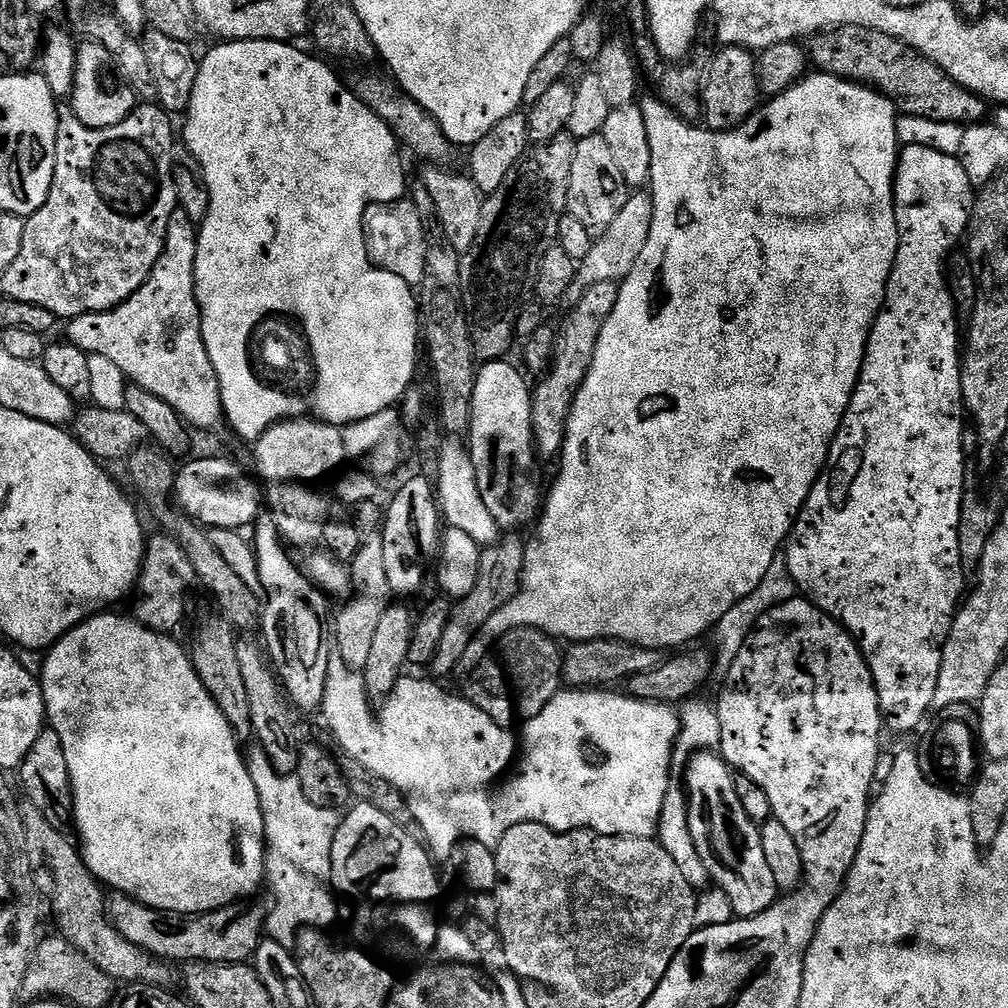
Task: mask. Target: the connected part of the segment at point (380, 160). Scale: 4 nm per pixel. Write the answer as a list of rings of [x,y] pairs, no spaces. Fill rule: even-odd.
[[[230,40],[230,41],[227,41],[227,42],[220,42],[220,43],[217,43],[217,45],[218,45],[218,46],[217,46],[217,48],[212,48],[212,49],[210,49],[210,50],[209,50],[209,52],[208,52],[208,53],[206,53],[206,54],[205,54],[205,56],[204,56],[204,58],[203,58],[203,56],[202,56],[202,59],[201,59],[201,60],[200,60],[200,61],[199,61],[199,68],[198,68],[198,70],[197,70],[197,81],[196,81],[196,82],[194,82],[194,90],[193,90],[193,94],[192,94],[192,97],[191,97],[191,98],[190,98],[190,100],[189,100],[189,104],[188,104],[188,109],[187,109],[187,111],[186,111],[186,118],[188,118],[188,121],[186,121],[186,122],[185,122],[185,124],[184,124],[184,140],[182,140],[182,144],[183,144],[183,147],[185,147],[185,148],[187,148],[187,149],[188,149],[188,151],[189,151],[189,152],[191,152],[191,153],[192,153],[192,156],[193,156],[193,158],[194,158],[194,159],[196,159],[196,162],[197,162],[197,164],[200,164],[200,165],[201,165],[201,166],[202,166],[202,170],[203,170],[203,171],[204,171],[204,177],[205,177],[205,178],[206,178],[206,182],[207,182],[207,183],[208,183],[208,193],[209,193],[209,194],[210,194],[210,206],[209,206],[209,207],[208,207],[208,217],[207,217],[207,218],[206,218],[206,219],[204,219],[204,220],[203,220],[203,222],[202,222],[202,223],[201,223],[201,224],[200,224],[200,225],[199,225],[199,228],[198,228],[198,239],[197,239],[197,241],[196,241],[196,301],[197,301],[197,302],[198,302],[198,306],[199,306],[199,307],[200,307],[200,329],[201,329],[201,330],[202,330],[202,338],[203,338],[203,339],[204,339],[204,345],[205,345],[205,346],[206,346],[206,350],[207,350],[207,351],[208,351],[208,353],[209,353],[209,354],[210,354],[210,360],[211,360],[211,362],[212,362],[212,365],[213,365],[213,366],[214,366],[214,370],[215,370],[215,371],[216,371],[216,373],[217,373],[217,374],[218,374],[218,382],[219,382],[219,383],[220,383],[220,393],[221,393],[221,394],[222,394],[222,406],[223,406],[223,407],[224,407],[224,418],[225,418],[225,421],[226,421],[226,424],[227,424],[227,427],[229,427],[229,426],[230,426],[230,427],[232,427],[232,428],[233,428],[233,430],[234,430],[234,431],[236,431],[236,432],[237,432],[237,434],[238,434],[238,435],[240,435],[240,436],[241,436],[241,438],[242,438],[242,439],[244,439],[244,440],[249,440],[249,442],[255,442],[255,441],[257,441],[257,440],[259,440],[259,439],[260,439],[260,436],[261,436],[261,435],[262,435],[262,434],[263,434],[263,432],[264,432],[264,431],[266,431],[266,429],[268,429],[268,428],[270,428],[270,427],[272,427],[272,425],[273,425],[273,424],[279,424],[279,423],[280,423],[280,421],[282,421],[282,420],[291,420],[291,419],[293,419],[293,418],[300,418],[300,417],[303,417],[303,416],[304,416],[304,415],[305,415],[305,413],[304,413],[304,412],[303,412],[303,410],[302,410],[302,409],[300,409],[300,404],[296,404],[296,402],[295,402],[295,401],[285,401],[285,400],[284,400],[284,399],[283,399],[283,397],[282,397],[282,396],[280,396],[280,395],[277,395],[277,394],[275,394],[275,392],[267,392],[267,391],[266,391],[266,389],[264,389],[264,388],[260,388],[260,384],[256,384],[256,380],[252,380],[252,372],[248,372],[248,360],[245,360],[245,357],[246,357],[246,352],[247,352],[247,343],[248,343],[248,328],[252,328],[252,324],[256,324],[256,319],[257,319],[257,317],[259,317],[259,316],[264,316],[264,312],[272,312],[272,307],[274,307],[274,308],[276,308],[276,309],[278,309],[278,310],[283,310],[283,312],[289,312],[289,311],[291,311],[291,310],[294,310],[294,309],[298,309],[298,311],[299,311],[299,312],[301,312],[301,313],[303,313],[303,314],[304,314],[304,316],[305,316],[305,317],[306,317],[306,318],[307,318],[307,321],[308,321],[308,323],[309,323],[309,325],[308,325],[308,328],[309,328],[309,330],[310,330],[310,334],[311,334],[311,335],[313,335],[313,337],[314,337],[314,341],[313,341],[313,344],[316,344],[316,354],[317,354],[317,357],[318,357],[318,358],[319,358],[319,359],[321,359],[321,361],[322,361],[322,362],[321,362],[321,363],[320,363],[320,388],[316,388],[316,408],[315,408],[315,409],[314,409],[314,411],[312,411],[312,413],[311,413],[311,415],[312,415],[312,416],[313,416],[313,417],[315,417],[315,419],[318,419],[318,420],[323,420],[323,421],[324,421],[324,423],[325,423],[325,424],[335,424],[335,425],[337,425],[337,426],[347,426],[347,425],[350,425],[350,424],[354,424],[354,423],[357,423],[357,422],[358,422],[358,421],[360,421],[360,420],[362,420],[362,419],[366,419],[366,418],[370,418],[370,416],[371,416],[371,415],[376,415],[376,414],[378,414],[378,413],[379,413],[379,412],[380,412],[380,411],[386,411],[386,410],[388,410],[388,409],[395,409],[395,408],[396,408],[396,407],[397,407],[397,405],[399,405],[399,404],[400,404],[400,403],[401,403],[401,401],[403,401],[403,399],[404,399],[404,397],[405,397],[405,396],[407,396],[407,395],[408,395],[408,393],[409,393],[409,391],[410,391],[410,389],[411,389],[411,388],[412,388],[412,387],[413,387],[413,384],[412,384],[412,379],[414,379],[414,378],[415,378],[415,376],[416,376],[416,347],[417,347],[417,348],[418,348],[418,349],[419,349],[419,348],[420,348],[420,347],[421,347],[421,344],[422,344],[422,329],[421,329],[421,326],[420,326],[420,313],[419,313],[419,311],[418,311],[418,296],[417,296],[417,293],[416,293],[416,292],[415,292],[415,291],[414,291],[414,288],[413,288],[413,285],[411,285],[411,284],[407,284],[407,283],[406,283],[406,282],[402,282],[402,278],[398,278],[398,277],[397,277],[397,276],[395,276],[395,275],[394,275],[394,274],[390,274],[390,273],[389,273],[389,272],[384,272],[384,271],[382,271],[382,269],[381,269],[381,268],[377,268],[377,267],[376,267],[376,265],[375,265],[375,264],[373,264],[373,263],[372,263],[372,261],[371,261],[371,260],[369,260],[369,259],[368,259],[368,246],[367,246],[367,242],[366,242],[366,241],[365,241],[365,240],[364,240],[364,238],[363,238],[363,235],[362,235],[362,213],[364,213],[364,211],[365,211],[365,210],[366,210],[366,209],[368,209],[368,207],[369,207],[369,205],[372,205],[372,204],[391,204],[391,203],[392,203],[392,201],[393,201],[393,199],[394,199],[394,198],[396,198],[396,197],[399,197],[399,196],[400,196],[400,195],[401,195],[401,192],[400,192],[400,152],[401,152],[401,149],[400,149],[400,148],[399,148],[399,147],[398,147],[398,141],[397,141],[397,139],[396,139],[396,133],[395,133],[395,132],[393,132],[393,131],[392,131],[392,129],[391,129],[391,128],[389,128],[389,126],[388,126],[388,124],[387,124],[387,122],[385,122],[385,121],[384,121],[384,120],[383,120],[383,119],[382,119],[382,118],[378,118],[378,114],[374,114],[374,113],[373,113],[373,112],[372,112],[372,111],[371,111],[371,110],[369,110],[369,109],[368,109],[368,107],[366,107],[366,105],[364,105],[364,103],[362,103],[362,102],[361,102],[361,101],[360,101],[360,98],[359,98],[359,96],[357,96],[357,95],[356,95],[356,93],[355,93],[355,91],[353,91],[353,89],[352,89],[352,88],[351,88],[351,87],[349,87],[349,85],[348,85],[348,88],[347,88],[347,86],[346,86],[346,85],[344,85],[344,84],[343,84],[343,82],[342,82],[342,81],[340,81],[340,80],[339,80],[339,78],[338,78],[338,77],[336,77],[336,76],[335,76],[335,74],[334,74],[334,73],[332,73],[332,72],[331,72],[331,70],[330,70],[330,69],[328,69],[328,68],[327,68],[327,66],[326,66],[326,65],[324,65],[324,64],[323,64],[323,62],[324,62],[324,63],[325,63],[325,61],[324,61],[324,60],[323,60],[323,59],[320,59],[320,60],[321,60],[321,61],[320,61],[320,60],[315,60],[315,58],[314,58],[314,57],[312,57],[312,56],[307,56],[307,54],[306,54],[306,53],[304,53],[304,52],[303,52],[303,50],[302,50],[302,49],[300,49],[300,48],[295,48],[295,47],[296,47],[296,46],[297,46],[297,45],[296,45],[296,44],[295,44],[295,43],[292,43],[292,42],[285,42],[285,41],[283,41],[283,40]]]

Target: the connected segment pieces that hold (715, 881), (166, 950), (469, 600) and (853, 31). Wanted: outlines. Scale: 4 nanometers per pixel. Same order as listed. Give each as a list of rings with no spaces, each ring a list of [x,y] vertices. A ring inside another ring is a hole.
[[[715,751],[698,752],[686,764],[688,821],[694,846],[706,866],[711,883],[719,888],[723,899],[740,918],[757,916],[778,899],[774,873],[762,854],[759,827],[746,818],[738,802],[736,776]]]
[[[116,894],[107,901],[106,911],[118,934],[151,956],[168,962],[203,960],[206,964],[242,964],[253,959],[251,956],[260,948],[260,936],[265,935],[266,908],[252,903],[256,902],[227,904],[201,916],[187,917],[159,912],[134,898]]]
[[[504,534],[499,541],[489,544],[480,554],[480,573],[474,582],[474,590],[466,594],[451,605],[446,630],[442,630],[442,638],[436,647],[436,653],[432,655],[430,661],[431,675],[436,678],[448,676],[452,671],[460,668],[462,654],[466,654],[466,646],[470,646],[472,639],[510,602],[510,598],[516,597],[520,593],[520,575],[524,569],[524,546],[525,541],[519,540],[519,535]]]
[[[833,28],[811,37],[806,56],[821,73],[863,84],[889,100],[897,113],[933,120],[936,124],[971,126],[985,119],[985,101],[955,84],[932,60],[908,48],[901,40],[865,28]]]

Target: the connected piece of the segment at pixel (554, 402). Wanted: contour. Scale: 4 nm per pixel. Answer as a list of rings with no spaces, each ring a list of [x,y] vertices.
[[[598,282],[590,286],[577,304],[567,309],[568,317],[565,318],[564,325],[561,328],[559,326],[555,333],[556,347],[553,350],[551,367],[543,377],[545,380],[532,388],[532,437],[536,443],[537,457],[541,461],[555,461],[559,457],[560,448],[564,445],[566,422],[572,403],[590,370],[594,350],[602,334],[602,326],[606,318],[610,318],[618,302],[619,293],[620,284]]]

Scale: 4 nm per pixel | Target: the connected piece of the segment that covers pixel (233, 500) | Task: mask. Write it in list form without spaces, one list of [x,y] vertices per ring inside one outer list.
[[[208,456],[205,460],[192,460],[185,468],[181,467],[176,473],[175,503],[192,520],[199,521],[205,529],[230,528],[244,530],[244,527],[255,525],[261,519],[260,500],[262,504],[262,488],[255,484],[238,465],[232,460],[223,460],[220,456]]]

